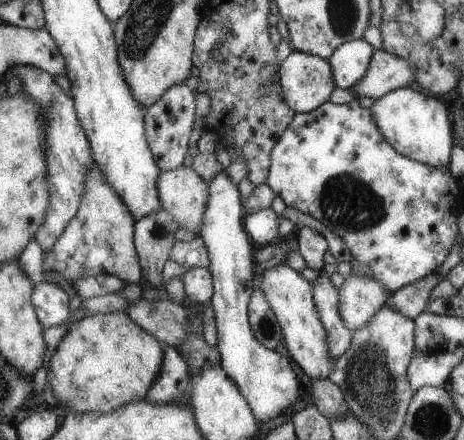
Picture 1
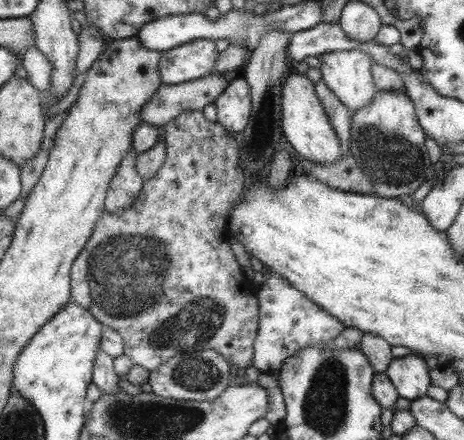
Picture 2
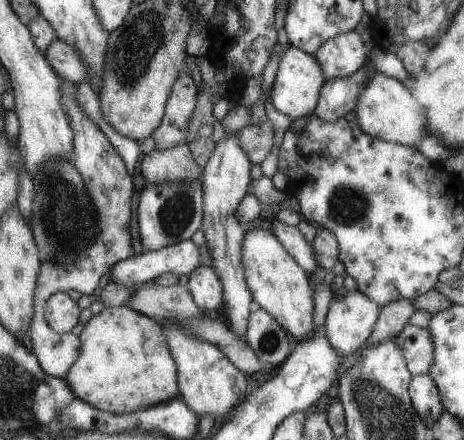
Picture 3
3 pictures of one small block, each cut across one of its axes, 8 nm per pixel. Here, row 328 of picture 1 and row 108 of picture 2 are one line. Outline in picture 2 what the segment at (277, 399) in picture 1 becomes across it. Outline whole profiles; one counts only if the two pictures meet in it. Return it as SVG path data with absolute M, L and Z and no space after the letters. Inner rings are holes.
M238 77L231 80L213 103L217 123L234 136L245 130L251 110L250 85L246 80Z

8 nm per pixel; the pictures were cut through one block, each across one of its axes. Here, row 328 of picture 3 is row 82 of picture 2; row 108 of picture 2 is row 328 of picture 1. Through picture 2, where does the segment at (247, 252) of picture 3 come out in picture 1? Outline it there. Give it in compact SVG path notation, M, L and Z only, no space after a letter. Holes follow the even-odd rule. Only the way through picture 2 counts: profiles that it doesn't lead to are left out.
M281 263L277 266L264 266L265 272L259 288L267 298L279 324L283 329L289 357L312 379L327 379L333 368L328 359L327 334L314 303L313 286L303 279L296 270Z

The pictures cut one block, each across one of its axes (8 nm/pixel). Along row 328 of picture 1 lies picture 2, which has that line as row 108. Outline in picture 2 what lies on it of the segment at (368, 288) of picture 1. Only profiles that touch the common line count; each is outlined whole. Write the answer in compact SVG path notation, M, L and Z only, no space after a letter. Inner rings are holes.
M360 50L326 52L319 59L321 81L348 109L357 111L373 99L377 90L369 65L372 58Z

